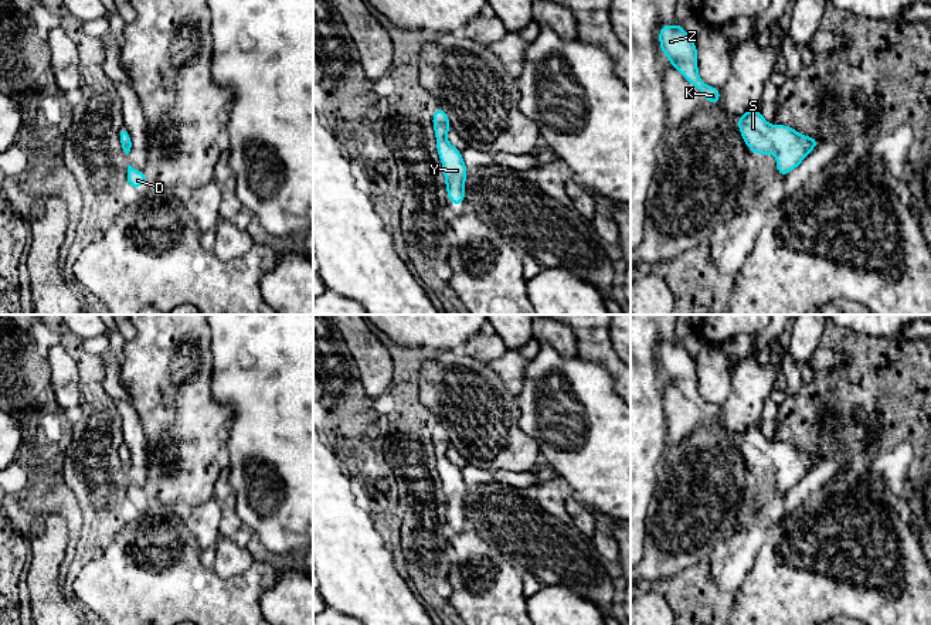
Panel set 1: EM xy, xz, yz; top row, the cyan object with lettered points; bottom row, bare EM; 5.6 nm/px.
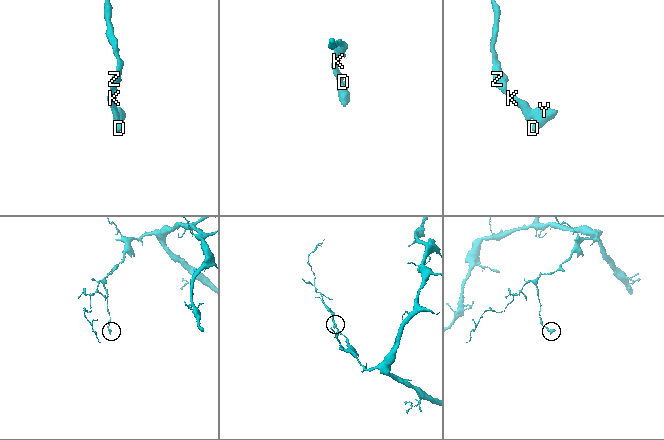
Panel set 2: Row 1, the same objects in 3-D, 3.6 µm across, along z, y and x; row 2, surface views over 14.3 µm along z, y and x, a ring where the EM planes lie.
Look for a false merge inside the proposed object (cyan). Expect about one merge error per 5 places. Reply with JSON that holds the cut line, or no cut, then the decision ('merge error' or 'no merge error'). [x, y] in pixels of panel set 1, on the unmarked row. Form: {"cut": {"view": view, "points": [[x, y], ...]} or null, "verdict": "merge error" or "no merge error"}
{"cut": null, "verdict": "no merge error"}

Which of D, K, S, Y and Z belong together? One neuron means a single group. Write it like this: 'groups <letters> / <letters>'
groups D K S Y Z

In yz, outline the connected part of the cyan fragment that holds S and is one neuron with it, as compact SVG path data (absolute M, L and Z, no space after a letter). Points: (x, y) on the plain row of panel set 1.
M748 427L737 437L743 458L750 468L764 473L775 471L777 489L785 495L820 461L818 455L808 455L788 442L769 442L760 427Z

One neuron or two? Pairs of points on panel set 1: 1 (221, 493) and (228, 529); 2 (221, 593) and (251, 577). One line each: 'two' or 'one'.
1: one
2: one

